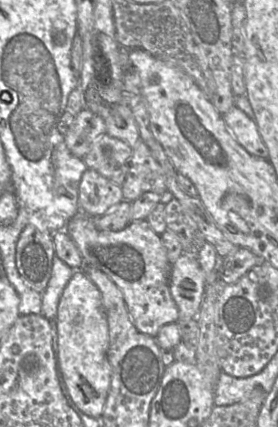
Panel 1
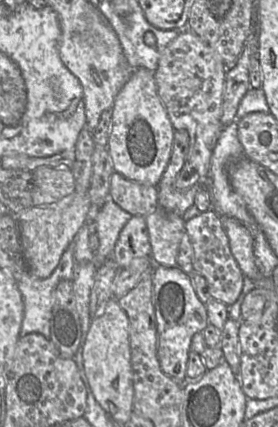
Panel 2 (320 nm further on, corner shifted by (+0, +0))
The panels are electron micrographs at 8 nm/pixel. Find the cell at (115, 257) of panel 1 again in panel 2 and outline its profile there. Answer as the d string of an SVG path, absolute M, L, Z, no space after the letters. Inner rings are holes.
M154 265L152 275L152 303L158 332L158 357L163 372L180 383L187 381L187 364L191 340L209 325L205 304L197 296L187 273L179 267Z

